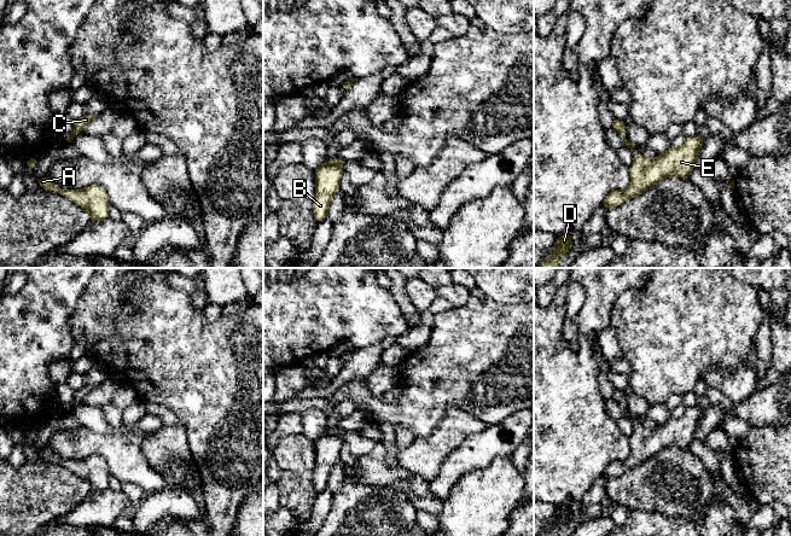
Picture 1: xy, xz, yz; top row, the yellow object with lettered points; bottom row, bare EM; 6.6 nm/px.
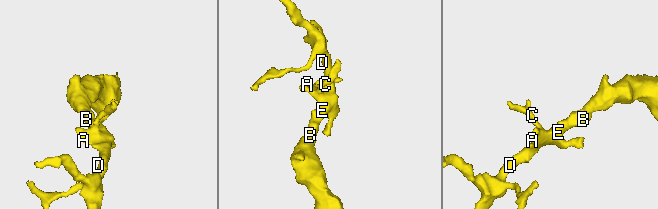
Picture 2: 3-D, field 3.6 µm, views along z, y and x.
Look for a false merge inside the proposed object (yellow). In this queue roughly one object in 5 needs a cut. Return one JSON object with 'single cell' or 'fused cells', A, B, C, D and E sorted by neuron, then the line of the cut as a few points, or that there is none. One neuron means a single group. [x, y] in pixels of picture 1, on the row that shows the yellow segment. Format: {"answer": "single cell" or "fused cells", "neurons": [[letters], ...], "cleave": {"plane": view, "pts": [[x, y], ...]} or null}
{"answer": "single cell", "neurons": [["A", "B", "C", "D", "E"]], "cleave": null}

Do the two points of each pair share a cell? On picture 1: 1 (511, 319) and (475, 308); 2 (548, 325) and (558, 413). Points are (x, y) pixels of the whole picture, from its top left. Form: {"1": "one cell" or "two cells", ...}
{"1": "one cell", "2": "one cell"}

